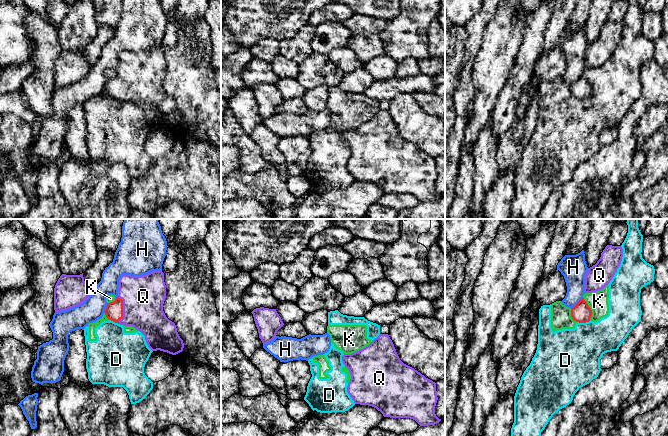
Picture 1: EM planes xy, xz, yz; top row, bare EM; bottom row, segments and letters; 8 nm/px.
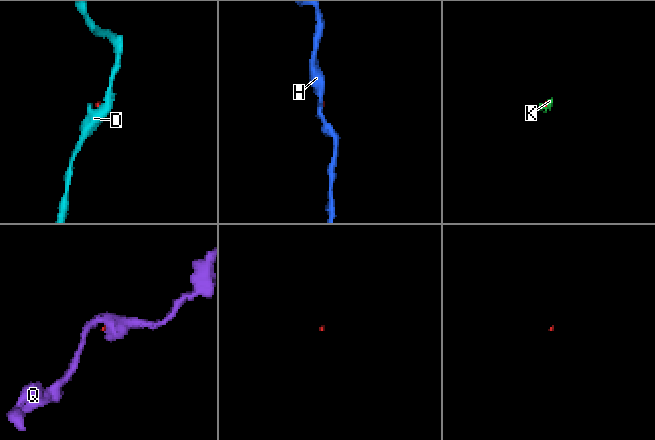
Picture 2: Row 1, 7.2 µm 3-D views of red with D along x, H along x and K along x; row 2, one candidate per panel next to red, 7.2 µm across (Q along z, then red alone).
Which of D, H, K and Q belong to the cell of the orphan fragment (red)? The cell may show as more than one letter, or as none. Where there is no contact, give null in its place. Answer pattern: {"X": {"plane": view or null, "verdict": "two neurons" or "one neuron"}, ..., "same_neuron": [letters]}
{"D": {"plane": "yz", "verdict": "two neurons"}, "H": {"plane": "yz", "verdict": "two neurons"}, "K": {"plane": "yz", "verdict": "two neurons"}, "Q": {"plane": "xy", "verdict": "one neuron"}, "same_neuron": ["Q"]}

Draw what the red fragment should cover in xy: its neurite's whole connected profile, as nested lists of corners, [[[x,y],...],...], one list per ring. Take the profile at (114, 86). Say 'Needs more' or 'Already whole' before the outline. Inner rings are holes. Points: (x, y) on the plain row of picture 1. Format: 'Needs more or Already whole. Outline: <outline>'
Needs more. Outline: [[[162,46],[141,52],[122,51],[118,73],[107,80],[104,89],[109,96],[140,107],[152,127],[176,131],[183,127],[184,119],[175,99],[163,87],[165,74]]]

